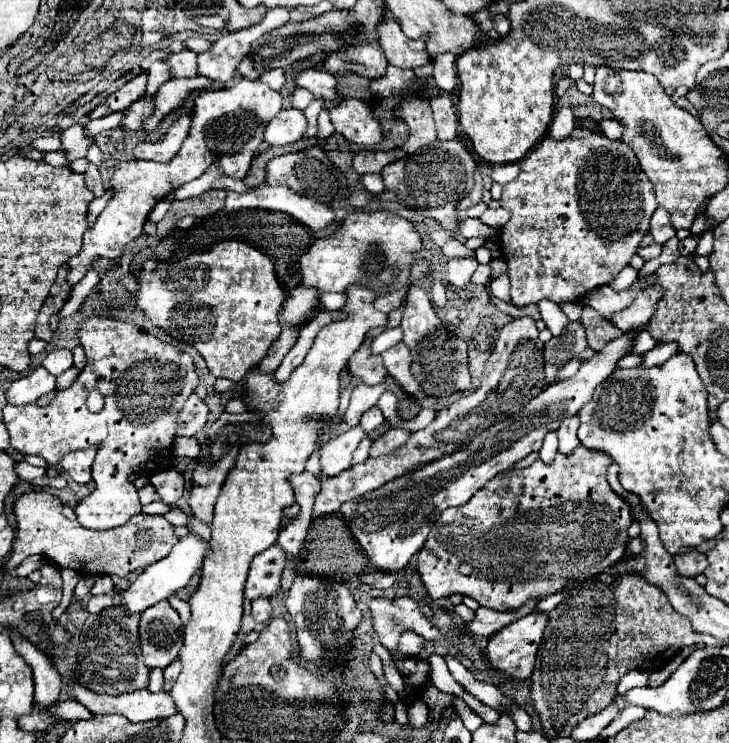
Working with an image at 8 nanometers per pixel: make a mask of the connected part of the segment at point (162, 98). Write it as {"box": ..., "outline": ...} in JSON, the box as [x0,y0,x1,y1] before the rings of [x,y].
{"box":[143,77,213,131],"outline":[[[179,77],[179,79],[169,79],[167,83],[161,85],[161,89],[155,95],[155,115],[145,121],[143,129],[145,131],[155,131],[159,127],[159,123],[163,121],[165,115],[169,115],[173,109],[181,107],[185,103],[185,99],[193,93],[193,91],[201,91],[207,89],[213,81],[209,77]]]}

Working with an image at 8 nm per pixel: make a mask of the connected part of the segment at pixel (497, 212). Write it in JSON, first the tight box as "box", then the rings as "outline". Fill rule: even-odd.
{"box":[479,207,511,229],"outline":[[[499,207],[499,209],[487,209],[479,219],[481,219],[483,223],[495,227],[495,229],[501,229],[501,227],[509,221],[509,217],[511,217],[511,215],[509,215],[509,209]]]}

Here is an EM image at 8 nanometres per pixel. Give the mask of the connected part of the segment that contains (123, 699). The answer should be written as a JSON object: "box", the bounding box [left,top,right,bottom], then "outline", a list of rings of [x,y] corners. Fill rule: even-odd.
{"box":[69,659,181,723],"outline":[[[175,659],[167,669],[165,669],[165,687],[159,693],[151,693],[149,689],[137,689],[133,693],[121,693],[121,695],[97,695],[81,685],[69,685],[69,691],[73,695],[73,699],[81,701],[93,715],[111,715],[111,713],[119,713],[123,717],[127,717],[131,723],[141,723],[141,721],[151,721],[151,719],[165,719],[171,717],[173,713],[177,713],[175,703],[169,695],[169,687],[171,683],[175,683],[177,675],[181,671],[181,663]]]}

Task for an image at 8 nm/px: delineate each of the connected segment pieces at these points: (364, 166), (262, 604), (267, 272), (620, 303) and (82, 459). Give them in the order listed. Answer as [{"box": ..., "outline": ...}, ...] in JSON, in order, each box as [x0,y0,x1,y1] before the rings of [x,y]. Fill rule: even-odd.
[{"box":[353,149,407,175],"outline":[[[403,149],[391,151],[361,151],[353,157],[353,169],[361,175],[365,173],[381,173],[381,169],[393,161],[405,159],[407,153]]]},{"box":[253,599,271,625],"outline":[[[257,599],[253,601],[253,619],[255,623],[261,623],[261,625],[267,625],[271,621],[271,605],[267,599]]]},{"box":[133,237,287,381],"outline":[[[211,237],[211,245],[201,253],[191,253],[175,263],[147,261],[139,273],[139,291],[133,299],[135,307],[143,309],[153,325],[163,327],[171,337],[193,345],[215,377],[241,381],[251,367],[261,363],[281,333],[277,313],[287,299],[287,289],[275,277],[275,263],[271,257],[265,257],[265,253],[253,249],[253,245],[245,245],[245,241]]]},{"box":[585,283,641,323],"outline":[[[633,283],[631,287],[627,287],[623,291],[615,291],[609,285],[603,285],[601,289],[595,289],[593,293],[589,293],[585,297],[585,305],[593,307],[603,319],[607,319],[609,323],[613,323],[611,317],[615,313],[619,313],[621,309],[629,307],[633,303],[633,297],[637,297],[639,291],[641,289],[637,289],[637,283]]]},{"box":[61,449,95,483],"outline":[[[95,449],[67,453],[61,459],[61,469],[67,479],[75,483],[89,483],[91,481],[91,463],[95,457]]]}]

